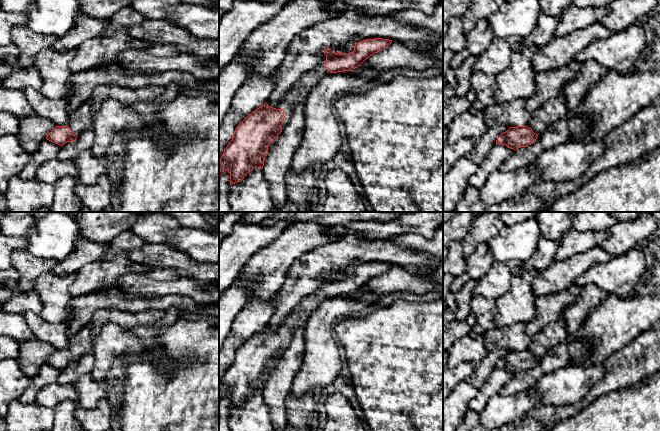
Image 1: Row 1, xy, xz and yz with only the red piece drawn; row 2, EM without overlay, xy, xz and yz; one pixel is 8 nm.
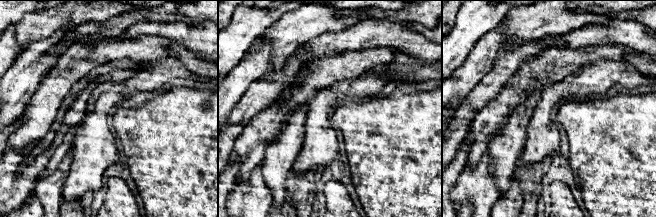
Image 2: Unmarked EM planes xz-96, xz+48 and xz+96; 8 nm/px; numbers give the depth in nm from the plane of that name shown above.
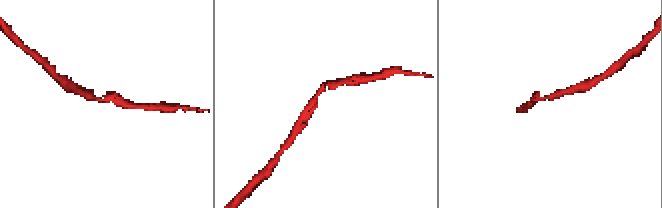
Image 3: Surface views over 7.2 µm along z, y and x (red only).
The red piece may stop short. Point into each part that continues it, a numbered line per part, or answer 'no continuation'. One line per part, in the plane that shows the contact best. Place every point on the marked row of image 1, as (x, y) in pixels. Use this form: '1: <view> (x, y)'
1: yz (553, 110)

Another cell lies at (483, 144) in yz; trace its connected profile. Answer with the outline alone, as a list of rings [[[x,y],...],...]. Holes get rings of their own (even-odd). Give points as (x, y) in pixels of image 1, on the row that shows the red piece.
[[[497,125],[489,128],[481,137],[475,139],[475,144],[472,150],[466,154],[466,157],[477,166],[480,165],[487,156],[489,150],[496,144],[497,138],[509,128],[510,127],[506,125]]]

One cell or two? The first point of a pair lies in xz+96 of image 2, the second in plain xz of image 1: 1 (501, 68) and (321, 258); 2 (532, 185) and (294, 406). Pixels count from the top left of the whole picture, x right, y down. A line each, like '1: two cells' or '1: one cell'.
1: two cells
2: one cell

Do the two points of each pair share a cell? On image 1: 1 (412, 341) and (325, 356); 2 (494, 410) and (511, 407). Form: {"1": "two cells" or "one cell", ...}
{"1": "two cells", "2": "one cell"}

